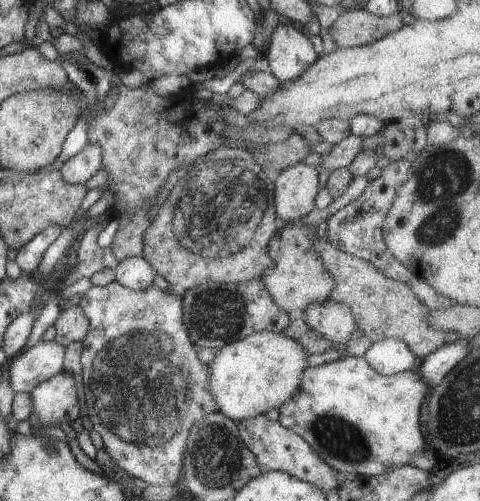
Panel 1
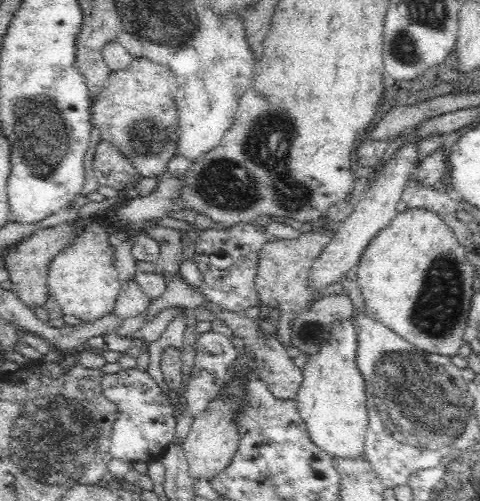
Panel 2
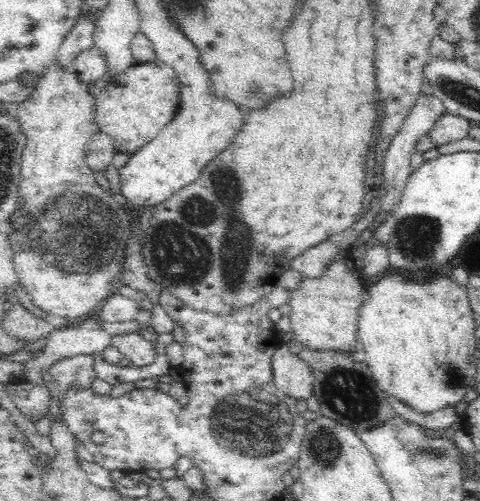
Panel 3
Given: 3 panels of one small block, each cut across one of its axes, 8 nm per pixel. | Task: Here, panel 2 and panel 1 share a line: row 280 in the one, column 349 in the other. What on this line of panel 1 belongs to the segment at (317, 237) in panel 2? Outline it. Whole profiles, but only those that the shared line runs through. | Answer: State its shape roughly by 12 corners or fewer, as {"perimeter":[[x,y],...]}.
{"perimeter":[[324,238],[312,248],[372,343],[419,361],[446,344],[406,284]]}

